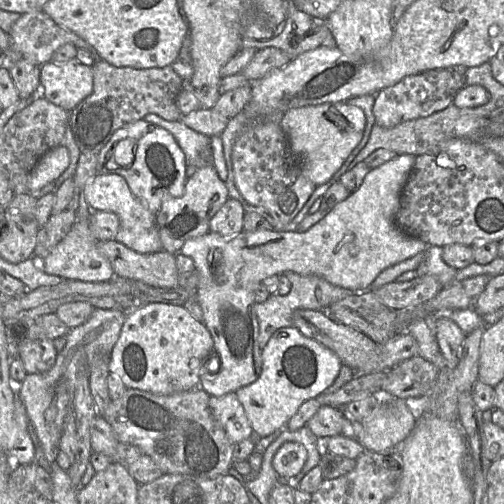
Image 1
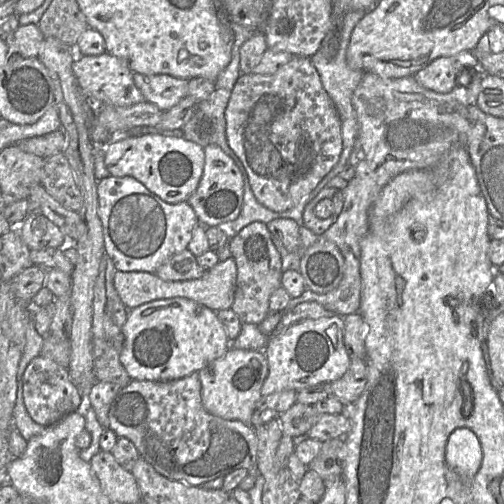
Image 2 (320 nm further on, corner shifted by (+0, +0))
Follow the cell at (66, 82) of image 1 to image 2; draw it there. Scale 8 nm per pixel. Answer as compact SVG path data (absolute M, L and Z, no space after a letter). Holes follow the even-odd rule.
M107 52L99 56L78 56L72 63L72 72L81 92L92 104L129 107L146 102L133 81L134 72L127 61Z

